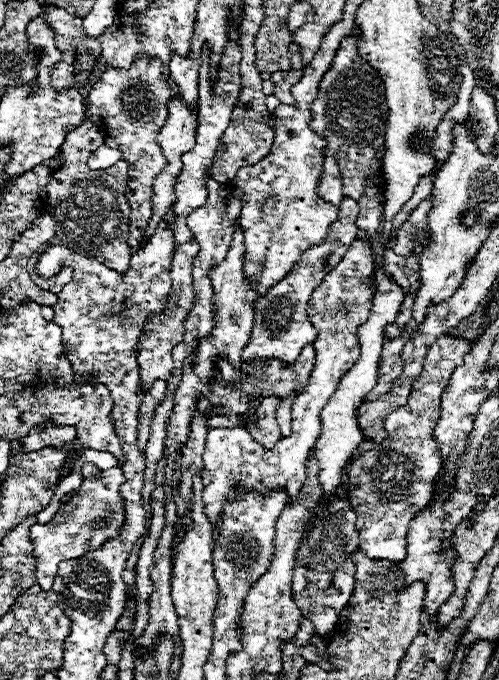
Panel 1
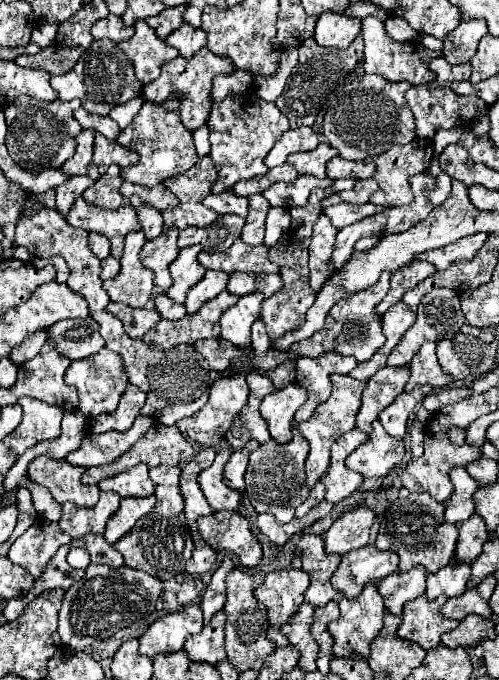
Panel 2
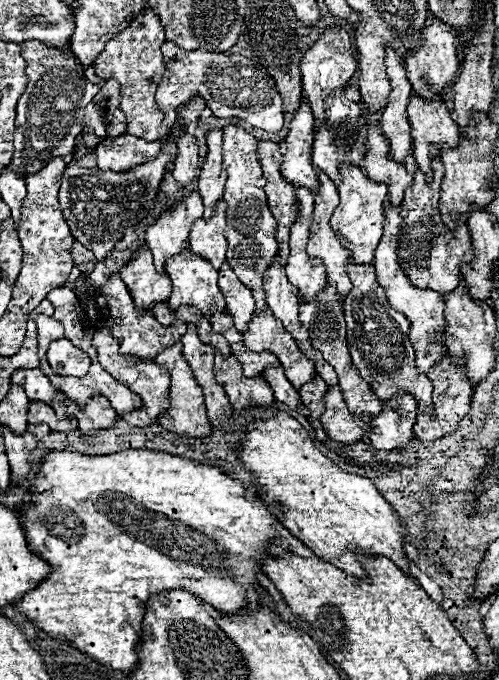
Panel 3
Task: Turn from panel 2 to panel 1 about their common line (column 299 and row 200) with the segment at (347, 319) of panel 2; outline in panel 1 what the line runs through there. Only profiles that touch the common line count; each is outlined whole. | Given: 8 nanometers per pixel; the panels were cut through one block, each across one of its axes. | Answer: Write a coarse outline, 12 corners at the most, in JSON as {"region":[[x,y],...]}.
{"region":[[342,198],[326,244],[256,300],[242,362],[290,366],[316,328],[306,304],[342,260],[358,202]]}

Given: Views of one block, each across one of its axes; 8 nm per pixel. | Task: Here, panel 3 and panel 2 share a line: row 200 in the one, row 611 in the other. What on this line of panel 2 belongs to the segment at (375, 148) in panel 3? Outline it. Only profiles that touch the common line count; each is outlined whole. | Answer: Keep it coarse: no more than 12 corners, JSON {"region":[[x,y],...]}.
{"region":[[424,566],[392,572],[378,582],[388,612],[426,590]]}

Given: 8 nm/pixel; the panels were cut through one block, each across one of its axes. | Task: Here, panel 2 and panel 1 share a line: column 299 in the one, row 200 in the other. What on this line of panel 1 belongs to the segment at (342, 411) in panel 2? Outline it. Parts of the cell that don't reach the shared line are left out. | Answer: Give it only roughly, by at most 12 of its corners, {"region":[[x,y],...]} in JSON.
{"region":[[430,198],[396,230],[392,250],[408,256],[416,244],[428,240],[426,218],[432,208]]}

